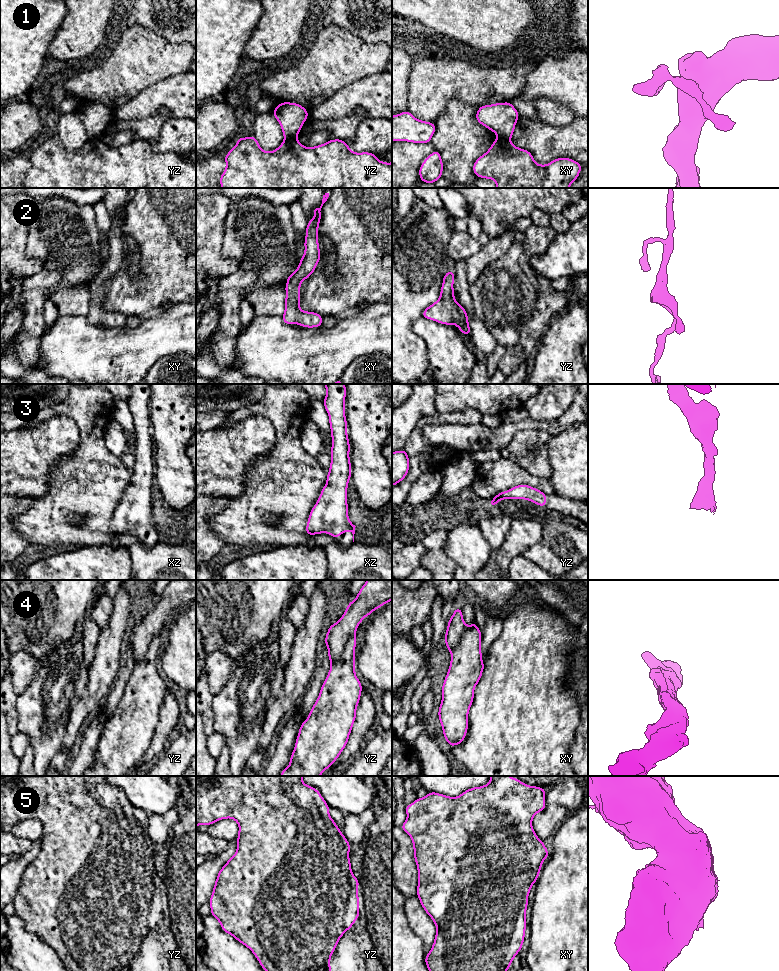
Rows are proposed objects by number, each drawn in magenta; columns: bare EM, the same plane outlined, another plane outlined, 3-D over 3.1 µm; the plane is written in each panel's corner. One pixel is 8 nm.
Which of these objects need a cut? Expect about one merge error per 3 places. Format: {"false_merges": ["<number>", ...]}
{"false_merges": ["1", "4"]}

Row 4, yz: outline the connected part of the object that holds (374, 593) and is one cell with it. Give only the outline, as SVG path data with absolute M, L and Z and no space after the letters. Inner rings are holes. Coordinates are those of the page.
M390 580L366 581L357 597L347 605L342 617L328 629L325 645L331 665L339 659L348 638L356 632L361 621L389 601L392 601Z

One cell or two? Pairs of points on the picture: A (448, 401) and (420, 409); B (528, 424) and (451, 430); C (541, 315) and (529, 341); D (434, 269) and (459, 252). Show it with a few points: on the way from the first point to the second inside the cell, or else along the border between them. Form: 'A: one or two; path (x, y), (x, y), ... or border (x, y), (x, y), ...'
A: two; border (435, 394), (435, 408), (437, 410)
B: one; path (509, 430), (502, 435), (470, 435)
C: one; path (540, 321), (531, 335)
D: two; border (452, 234), (448, 244), (448, 255), (451, 261)

